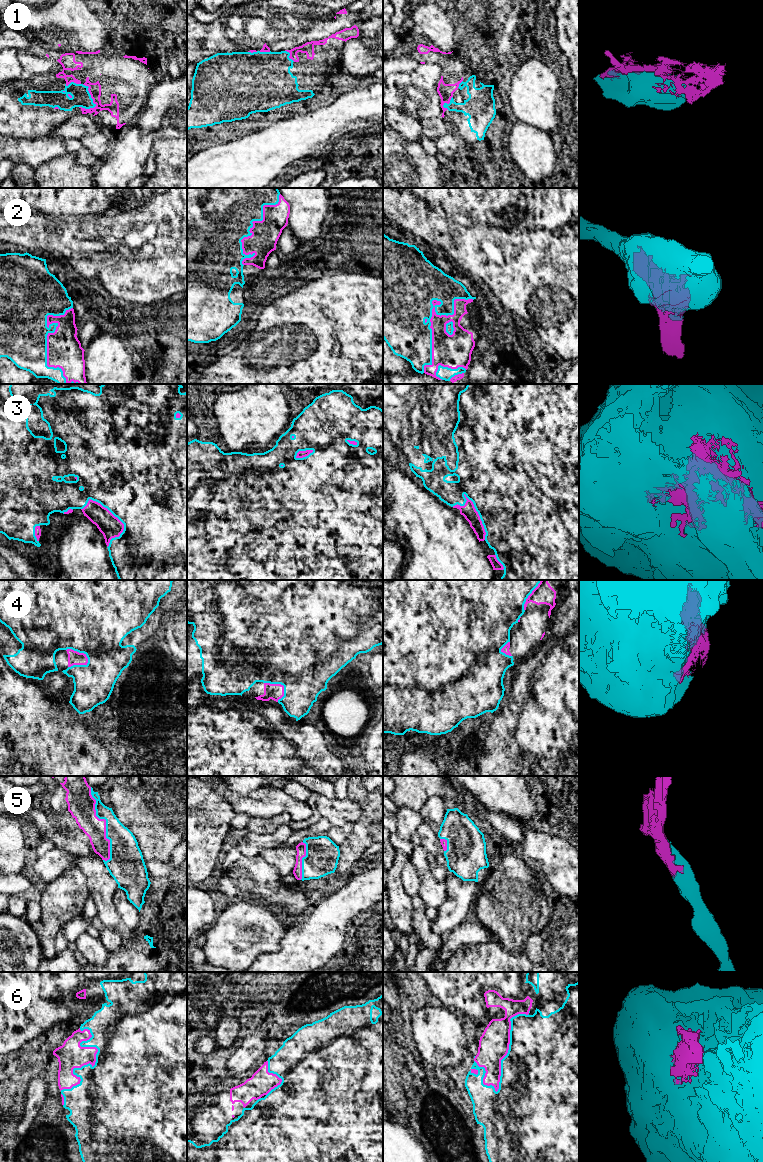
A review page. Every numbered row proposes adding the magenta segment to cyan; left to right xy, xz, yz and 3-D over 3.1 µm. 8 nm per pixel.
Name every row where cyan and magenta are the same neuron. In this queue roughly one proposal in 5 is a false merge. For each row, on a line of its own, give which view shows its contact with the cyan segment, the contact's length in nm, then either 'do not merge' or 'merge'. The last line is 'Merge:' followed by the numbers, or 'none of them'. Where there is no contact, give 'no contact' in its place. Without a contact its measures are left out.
1: xy | 220 nm | merge
2: yz | 700 nm | merge
3: xy | 420 nm | merge
4: xy | 220 nm | merge
5: xy | 600 nm | merge
6: yz | 700 nm | merge
Merge: 1, 2, 3, 4, 5, 6

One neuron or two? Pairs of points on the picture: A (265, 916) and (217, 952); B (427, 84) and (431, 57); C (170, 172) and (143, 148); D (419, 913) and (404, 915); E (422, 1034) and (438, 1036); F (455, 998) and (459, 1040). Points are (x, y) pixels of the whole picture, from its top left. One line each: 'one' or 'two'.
A: one
B: two
C: two
D: two
E: one
F: two

